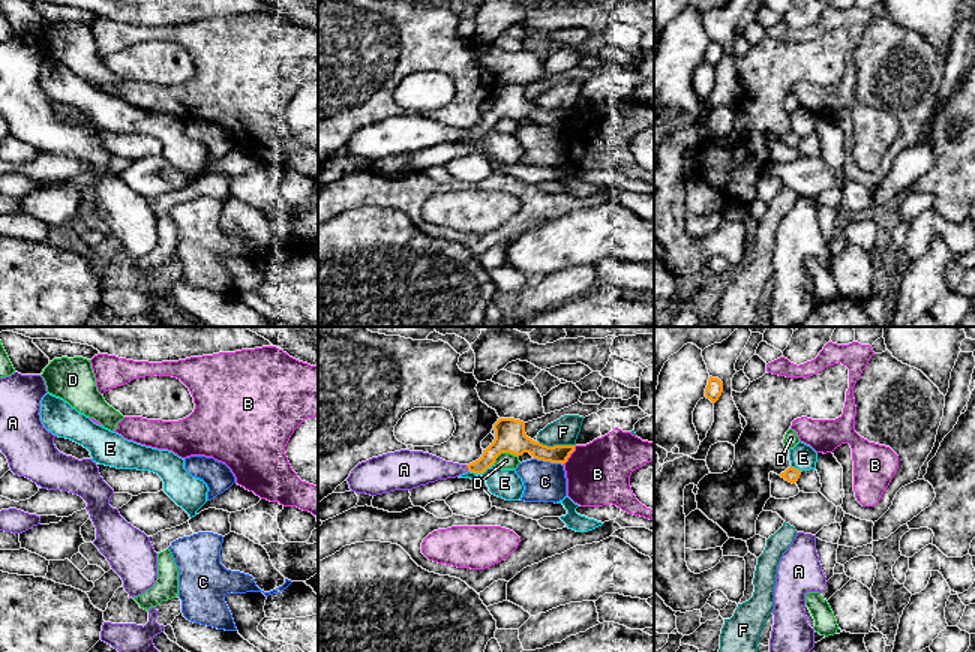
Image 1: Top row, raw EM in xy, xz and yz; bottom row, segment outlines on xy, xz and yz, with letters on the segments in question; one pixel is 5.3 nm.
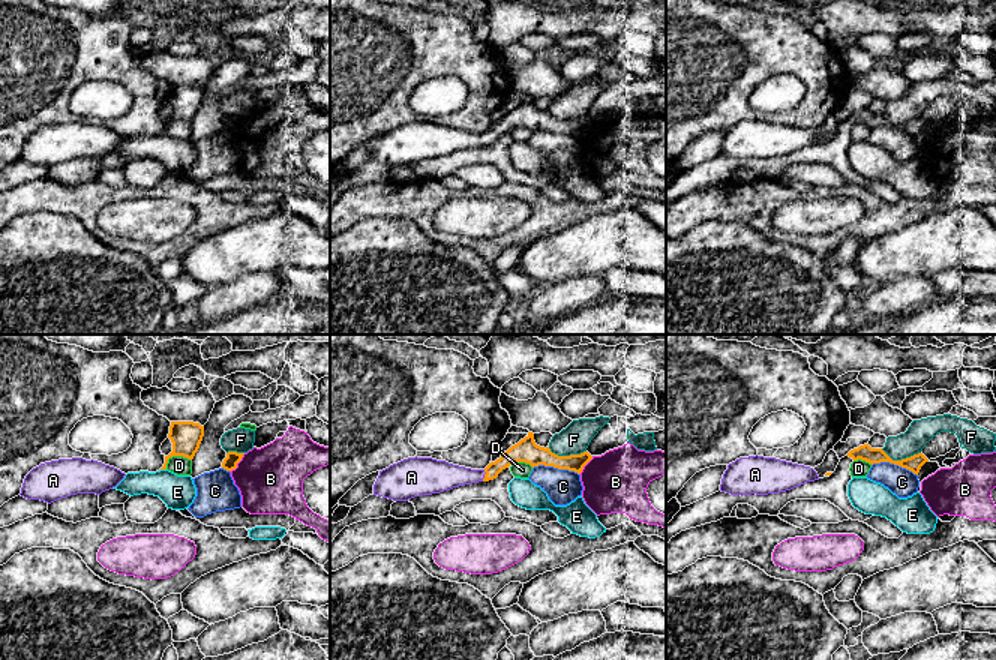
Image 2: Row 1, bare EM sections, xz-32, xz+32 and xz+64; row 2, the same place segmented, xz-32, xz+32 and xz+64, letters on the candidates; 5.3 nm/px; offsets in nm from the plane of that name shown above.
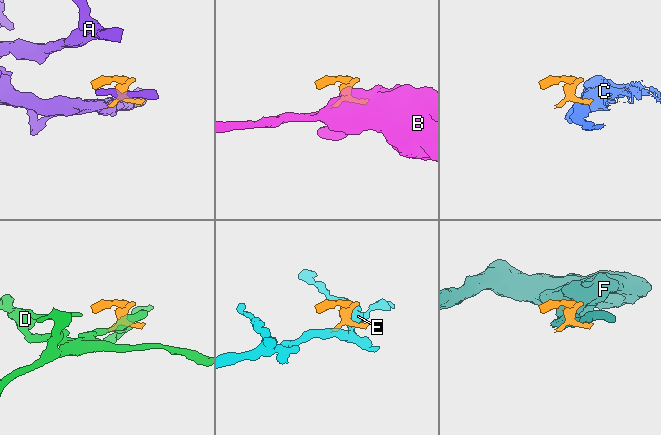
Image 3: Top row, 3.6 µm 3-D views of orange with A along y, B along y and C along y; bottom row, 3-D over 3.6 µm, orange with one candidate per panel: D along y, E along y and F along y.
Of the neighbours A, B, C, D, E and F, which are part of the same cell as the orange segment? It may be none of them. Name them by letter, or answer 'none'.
A

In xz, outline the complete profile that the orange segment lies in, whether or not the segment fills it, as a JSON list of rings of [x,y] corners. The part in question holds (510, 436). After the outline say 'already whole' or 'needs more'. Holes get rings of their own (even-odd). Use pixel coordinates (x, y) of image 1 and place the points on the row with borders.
[[[498,418],[498,421],[494,424],[494,430],[495,430],[494,442],[486,450],[483,450],[483,454],[478,460],[470,465],[446,462],[436,456],[423,451],[400,450],[378,457],[372,457],[366,462],[358,463],[351,471],[346,481],[350,484],[351,492],[376,496],[394,490],[412,490],[420,486],[435,483],[438,480],[456,478],[468,471],[474,474],[483,474],[488,468],[490,468],[495,463],[495,459],[501,453],[510,453],[518,457],[522,456],[524,453],[530,453],[537,460],[564,465],[576,447],[576,445],[548,447],[540,442],[536,442],[526,436],[525,423],[514,418]]]; needs more

